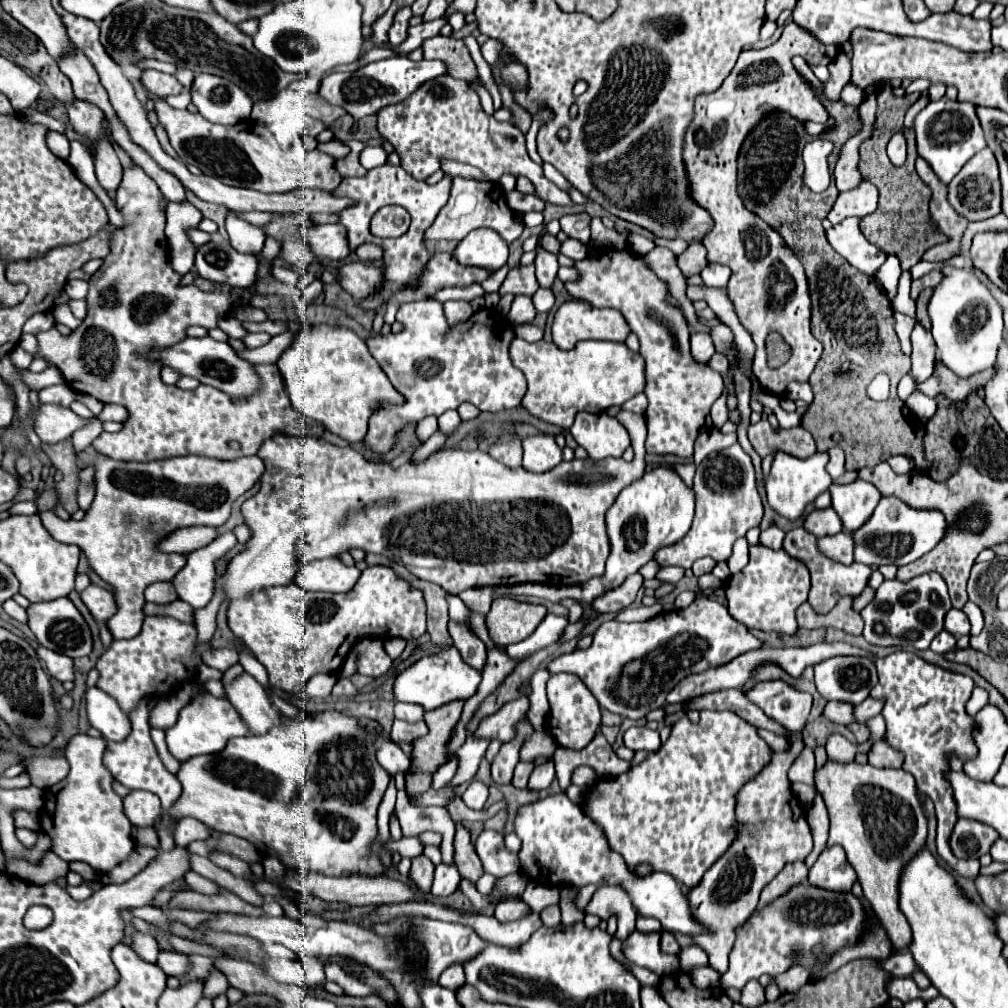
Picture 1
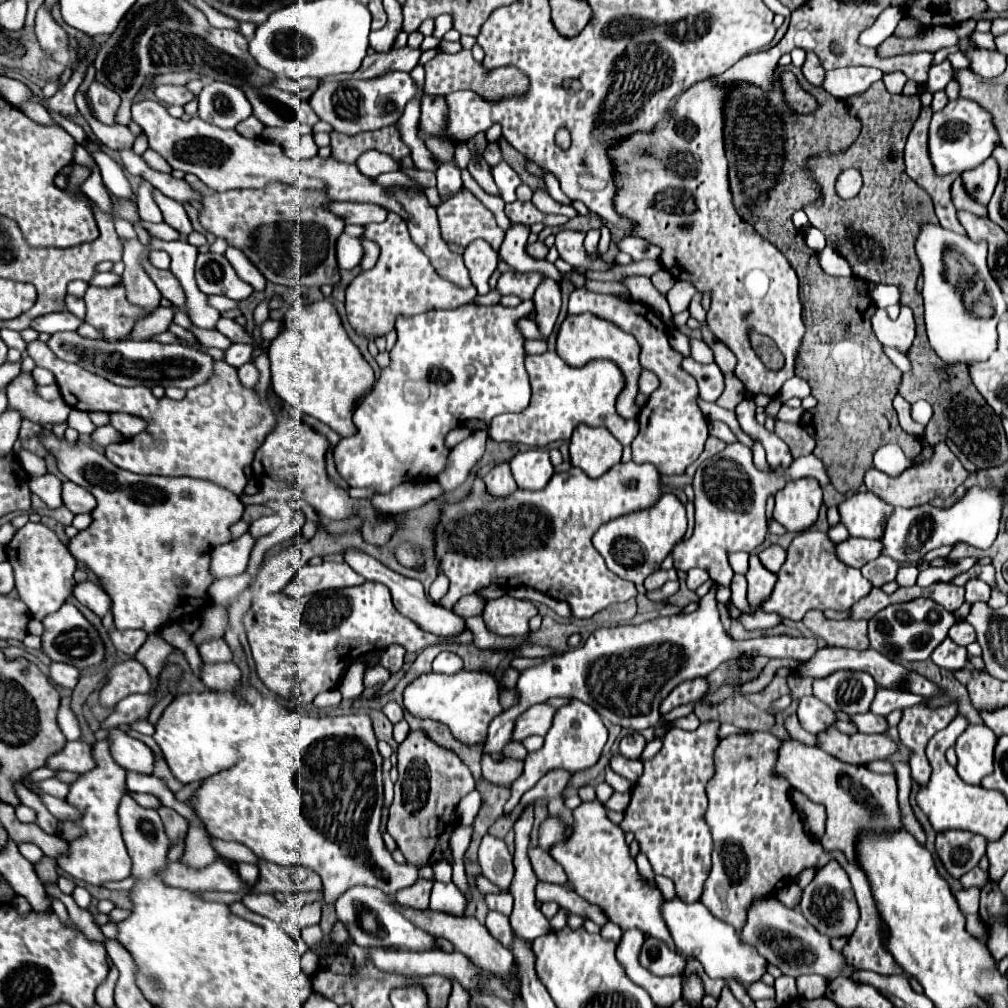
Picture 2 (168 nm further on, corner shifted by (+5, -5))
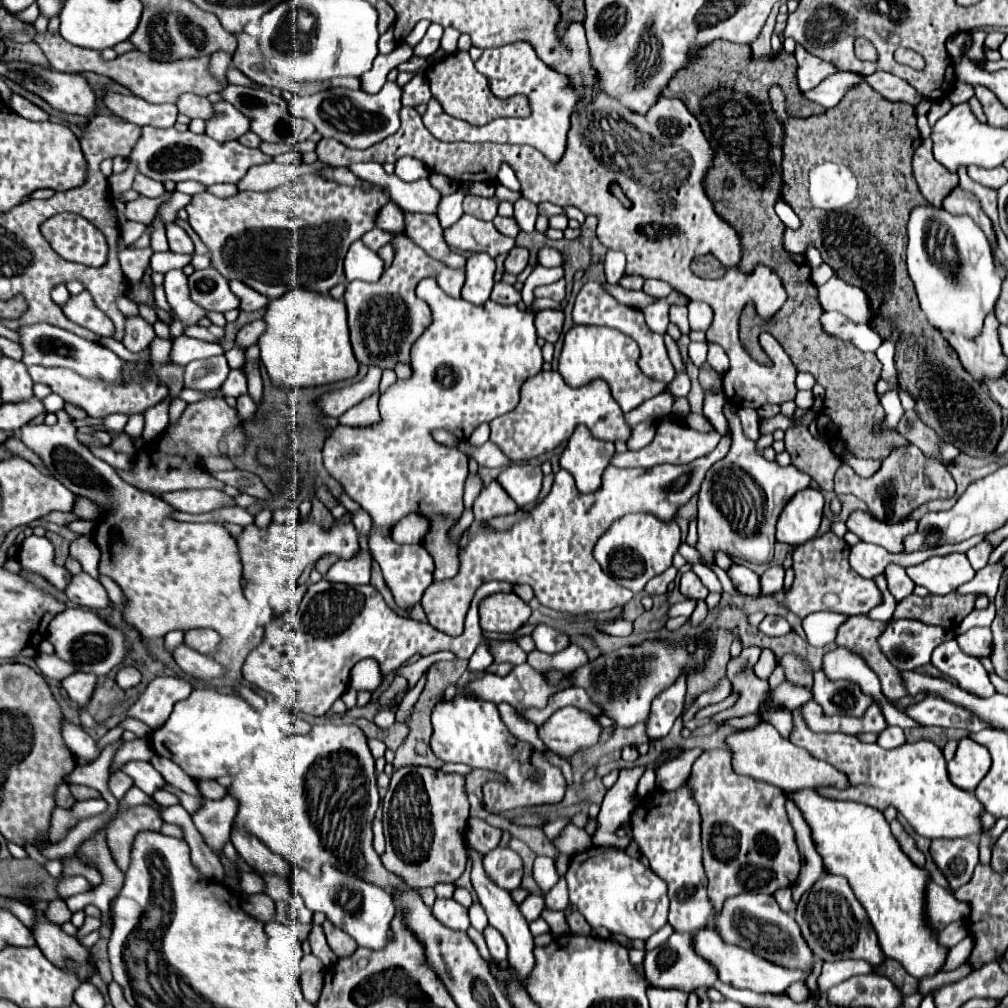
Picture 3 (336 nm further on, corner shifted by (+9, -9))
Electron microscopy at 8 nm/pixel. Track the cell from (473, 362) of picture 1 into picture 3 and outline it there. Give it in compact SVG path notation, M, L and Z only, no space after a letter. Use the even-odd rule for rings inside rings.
M433 278L422 279L415 292L431 307L431 325L411 345L409 365L413 375L409 379L397 379L379 397L381 419L377 423L367 427L337 425L323 447L325 469L341 483L343 491L371 515L373 527L367 535L369 551L379 564L385 583L395 597L395 603L405 611L409 611L423 597L423 591L433 581L433 569L435 579L447 579L455 575L459 567L459 545L447 541L447 529L463 513L463 487L469 475L467 457L459 451L453 451L453 447L437 443L431 433L435 429L447 429L459 439L469 439L479 423L489 423L491 419L513 411L519 403L521 385L543 365L541 347L537 345L537 333L533 325L533 315L536 315L536 311L531 308L535 299L533 291L529 299L526 297L525 311L521 311L517 305L505 307L491 299L483 305L473 305L465 299L451 299L441 291ZM411 511L431 519L431 531L425 537L427 549L423 545L397 545L390 537L390 531L399 517L405 517ZM429 551L435 559L435 567L429 561Z

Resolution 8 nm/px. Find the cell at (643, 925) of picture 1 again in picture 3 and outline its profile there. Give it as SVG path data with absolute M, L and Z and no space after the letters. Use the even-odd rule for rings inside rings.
M635 765L619 771L619 779L603 797L603 805L599 811L599 827L593 835L593 845L619 843L619 847L625 849L630 844L630 838L615 837L615 829L619 829L623 821L629 821L629 815L633 813L635 803L631 801L631 795L635 793L637 781L643 775L643 771L645 765Z

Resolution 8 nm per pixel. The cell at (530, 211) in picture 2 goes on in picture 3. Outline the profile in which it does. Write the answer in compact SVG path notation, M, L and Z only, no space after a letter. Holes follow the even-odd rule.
M497 215L495 219L493 219L493 223L495 223L495 227L503 233L503 235L509 235L509 237L517 237L519 235L519 225L517 225L517 221L513 219L513 217L501 217L501 215Z

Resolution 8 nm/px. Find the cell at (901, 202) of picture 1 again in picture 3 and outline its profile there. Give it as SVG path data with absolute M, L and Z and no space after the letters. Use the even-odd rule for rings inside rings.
M867 83L855 87L855 91L847 93L839 105L827 111L827 123L815 123L817 117L811 117L811 125L785 125L785 143L783 143L783 199L791 209L799 215L801 227L797 231L785 231L785 249L789 253L805 253L807 243L815 243L821 251L821 257L827 265L835 269L835 273L851 285L857 285L867 291L871 299L871 307L875 315L881 319L875 327L877 333L885 335L889 323L899 327L899 343L895 349L895 367L899 385L915 399L915 411L919 419L929 425L943 441L955 445L957 449L965 451L971 457L985 457L991 455L1003 435L1001 427L1001 407L995 403L981 383L975 383L967 371L963 371L955 349L937 333L927 327L927 317L923 315L915 287L907 275L905 267L905 249L907 249L907 219L909 213L919 207L927 205L923 195L917 189L915 179L911 179L911 155L915 147L921 143L921 135L917 129L917 115L915 107L903 101L887 101L877 91L873 91ZM823 161L843 163L859 179L859 197L857 203L847 205L833 217L833 211L823 211L813 207L809 199L809 171Z

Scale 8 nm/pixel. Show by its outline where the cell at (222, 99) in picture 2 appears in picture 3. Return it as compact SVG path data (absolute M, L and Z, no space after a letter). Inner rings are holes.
M217 101L211 107L213 115L205 121L205 133L211 135L215 141L239 139L243 133L249 131L249 119L231 103Z

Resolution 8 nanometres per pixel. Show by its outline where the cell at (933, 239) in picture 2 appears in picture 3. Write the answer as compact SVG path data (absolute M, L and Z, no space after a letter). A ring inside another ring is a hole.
M915 207L911 211L911 219L907 225L909 233L909 245L907 245L907 269L909 277L915 283L919 303L923 313L929 319L929 325L937 329L943 337L963 337L963 339L975 339L981 335L985 317L993 311L999 293L1001 293L1001 277L995 271L991 247L983 231L967 217L955 217L949 215L945 209L935 207ZM933 223L939 223L947 229L947 233L953 237L953 243L959 253L959 269L955 275L949 275L939 265L935 265L929 259L927 253L927 237Z

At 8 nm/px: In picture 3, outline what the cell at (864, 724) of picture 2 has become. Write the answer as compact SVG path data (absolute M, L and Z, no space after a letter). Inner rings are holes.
M887 727L877 735L877 745L883 749L895 749L905 743L905 735L901 727Z

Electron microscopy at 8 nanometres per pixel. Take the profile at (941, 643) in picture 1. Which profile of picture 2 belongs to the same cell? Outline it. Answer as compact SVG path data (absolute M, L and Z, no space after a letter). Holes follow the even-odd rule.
M949 637L933 651L931 655L933 663L943 667L943 669L949 669L949 671L959 671L963 667L969 665L969 653L965 647L959 647L955 645Z

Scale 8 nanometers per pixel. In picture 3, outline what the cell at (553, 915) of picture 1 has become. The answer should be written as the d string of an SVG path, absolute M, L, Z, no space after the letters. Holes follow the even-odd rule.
M564 877L559 879L559 883L551 891L543 895L543 899L545 899L545 909L551 909L551 911L563 911L569 905L567 883Z

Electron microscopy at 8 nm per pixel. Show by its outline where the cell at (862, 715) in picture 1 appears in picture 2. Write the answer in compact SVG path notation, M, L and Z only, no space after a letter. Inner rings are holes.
M879 689L877 697L871 705L871 711L875 715L889 715L895 709L903 709L903 707L913 707L919 703L927 703L929 699L913 695L913 693L901 693L901 691L893 691L893 689Z

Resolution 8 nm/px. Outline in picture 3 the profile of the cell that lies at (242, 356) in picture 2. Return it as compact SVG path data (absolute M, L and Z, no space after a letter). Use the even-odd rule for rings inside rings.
M217 355L203 361L193 361L187 365L185 373L185 387L191 389L219 389L229 375L229 365L225 355Z

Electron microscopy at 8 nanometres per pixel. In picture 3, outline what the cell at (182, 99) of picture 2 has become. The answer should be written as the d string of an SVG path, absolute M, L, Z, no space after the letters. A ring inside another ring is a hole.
M183 93L179 95L177 99L177 109L179 113L187 115L189 119L207 119L207 115L211 115L211 103L207 101L207 97L199 97L199 95L193 95L193 93Z

